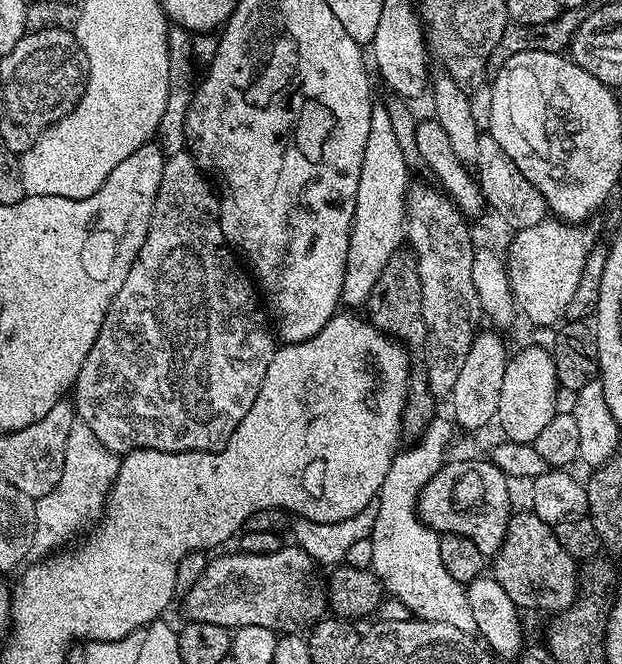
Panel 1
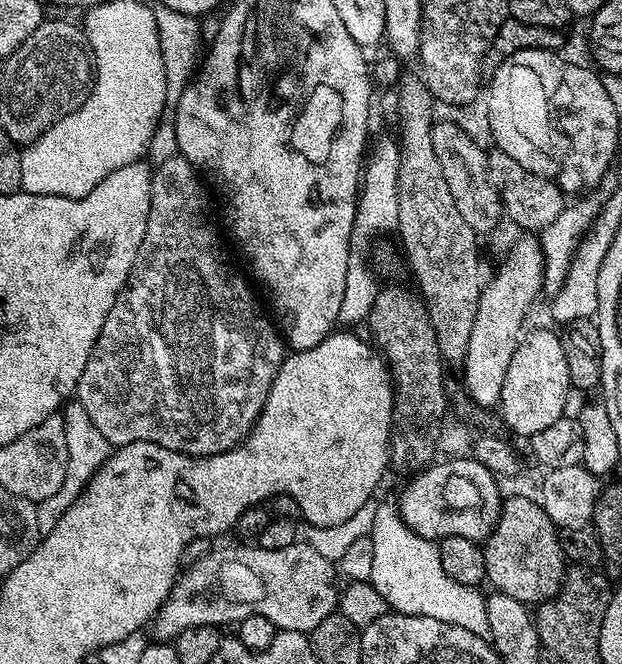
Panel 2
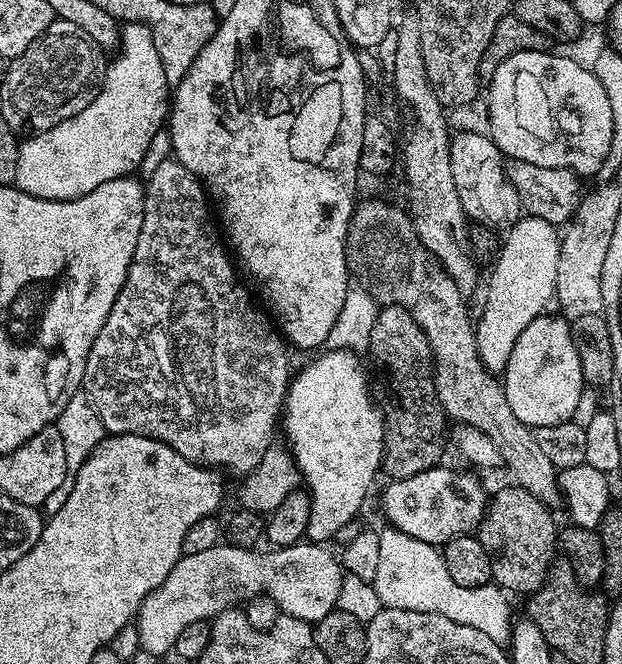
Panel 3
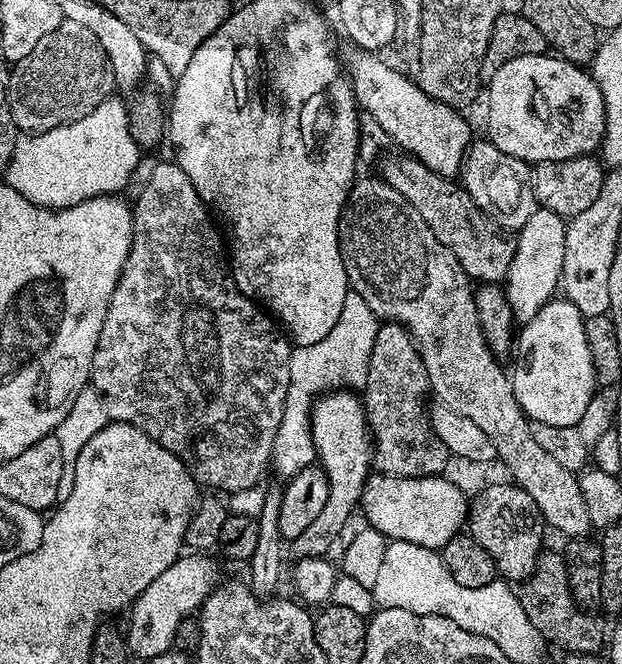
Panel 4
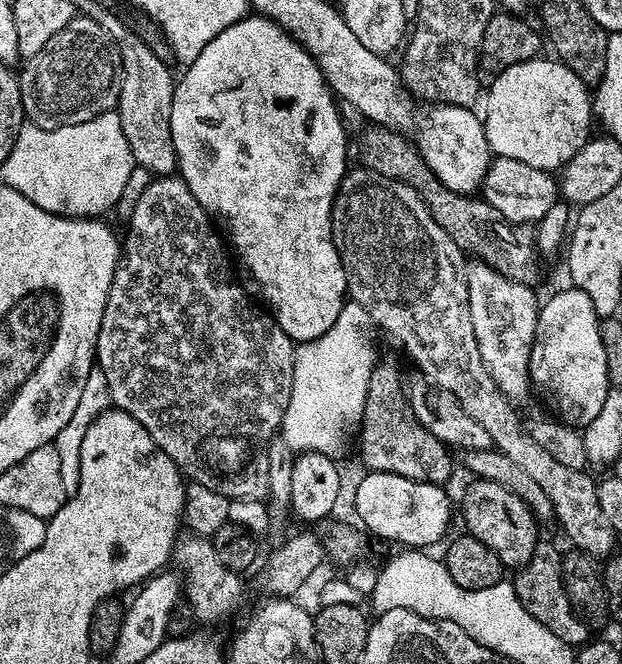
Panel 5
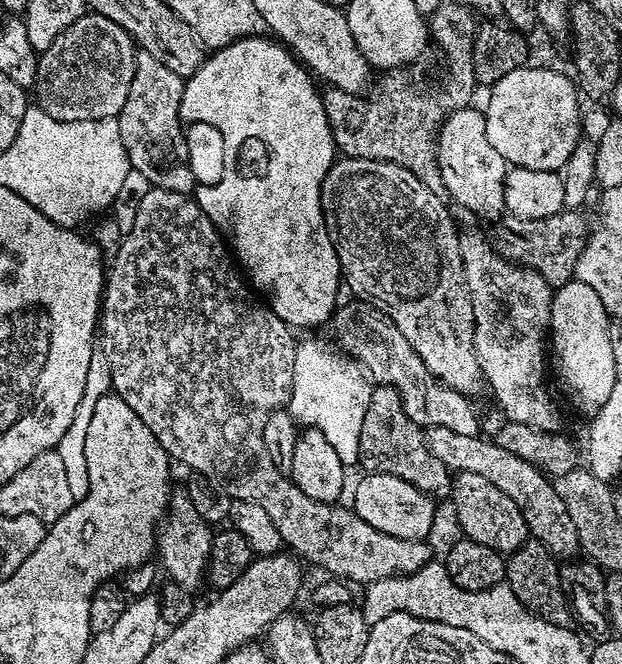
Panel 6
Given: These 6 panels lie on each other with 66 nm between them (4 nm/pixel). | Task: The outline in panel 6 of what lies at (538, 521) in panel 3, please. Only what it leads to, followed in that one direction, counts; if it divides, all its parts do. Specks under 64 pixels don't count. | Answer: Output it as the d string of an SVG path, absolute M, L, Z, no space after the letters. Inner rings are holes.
M456 472L452 482L452 495L450 497L452 508L456 511L456 520L465 537L474 542L482 542L482 546L490 546L501 554L516 552L530 539L526 526L526 518L522 518L522 510L494 482L486 482L482 474L469 472Z

